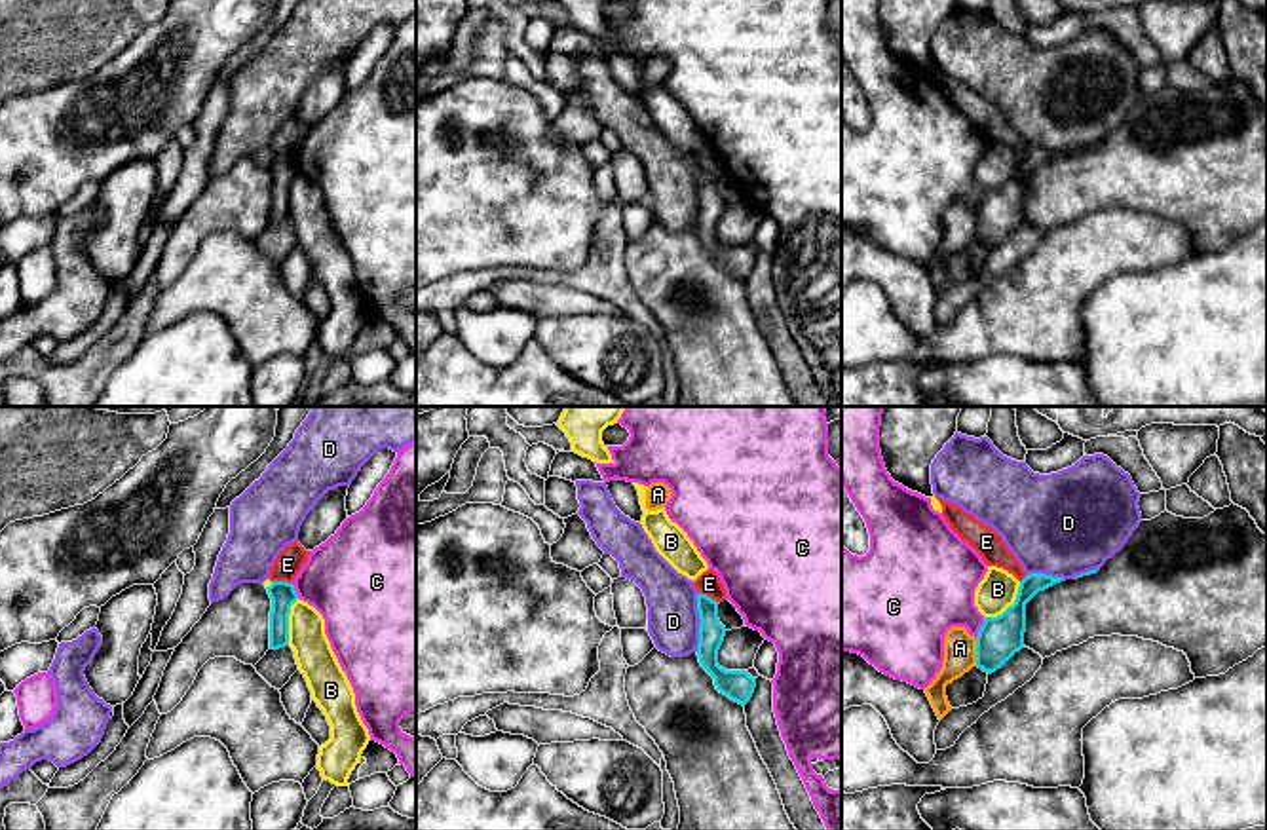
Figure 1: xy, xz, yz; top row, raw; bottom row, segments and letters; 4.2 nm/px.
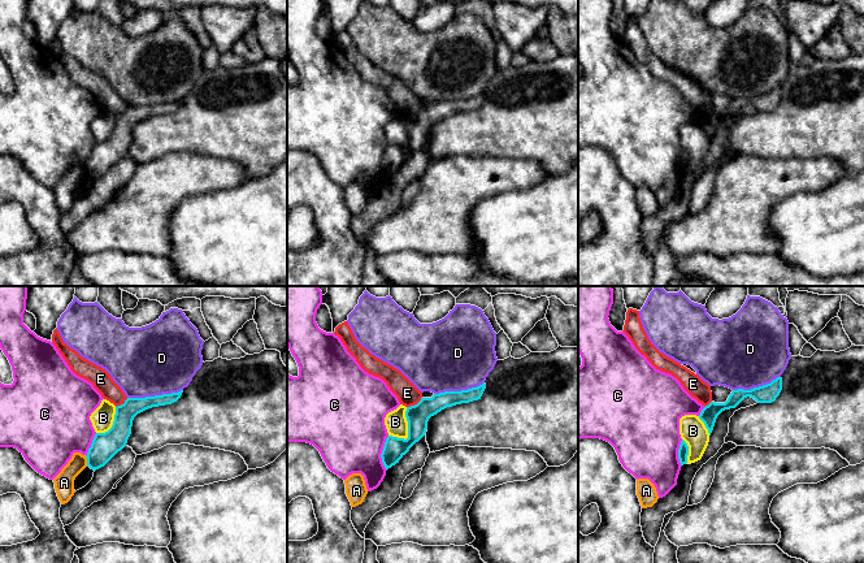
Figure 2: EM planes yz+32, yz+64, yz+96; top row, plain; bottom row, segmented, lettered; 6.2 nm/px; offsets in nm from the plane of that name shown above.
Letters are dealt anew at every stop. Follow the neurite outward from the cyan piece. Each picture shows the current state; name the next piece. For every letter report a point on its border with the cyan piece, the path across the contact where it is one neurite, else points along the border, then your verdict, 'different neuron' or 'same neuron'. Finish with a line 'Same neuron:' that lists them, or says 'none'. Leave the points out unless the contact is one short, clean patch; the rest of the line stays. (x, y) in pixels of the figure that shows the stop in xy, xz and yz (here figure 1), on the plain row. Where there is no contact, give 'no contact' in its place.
A: yz (977, 226) | along yz (975, 213), (977, 240) | different neuron
B: yz (1009, 181) | different neuron
C: yz (981, 202) | different neuron
D: xz (701, 196) | different neuron
E: xy (282, 156) | along xy (272, 154), (291, 158) | different neuron
Same neuron: none

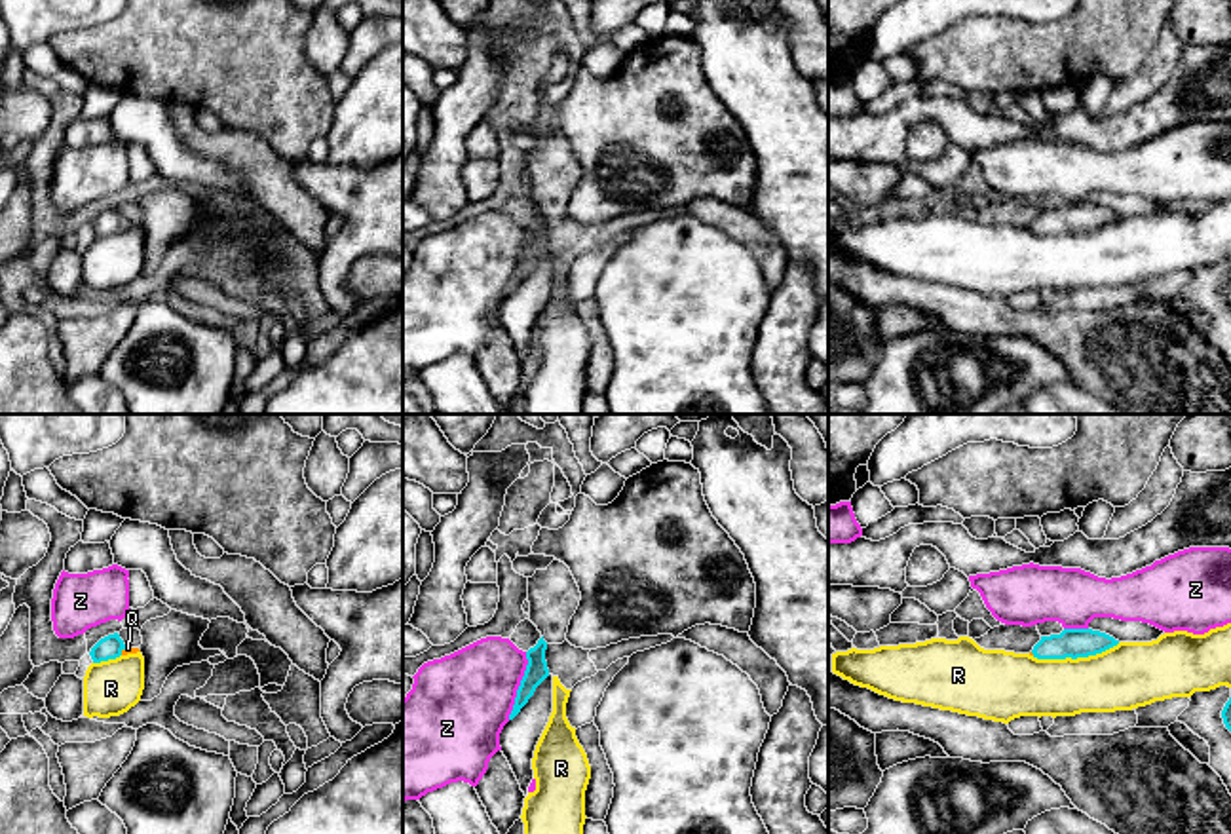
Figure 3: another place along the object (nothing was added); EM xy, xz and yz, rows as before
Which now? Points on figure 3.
Q: xy (124, 223) | across xy (111, 221), (124, 223), (128, 223) | same neuron
R: yz (1076, 232) | different neuron
Z: xz (519, 261) | different neuron
Same neuron: Q

